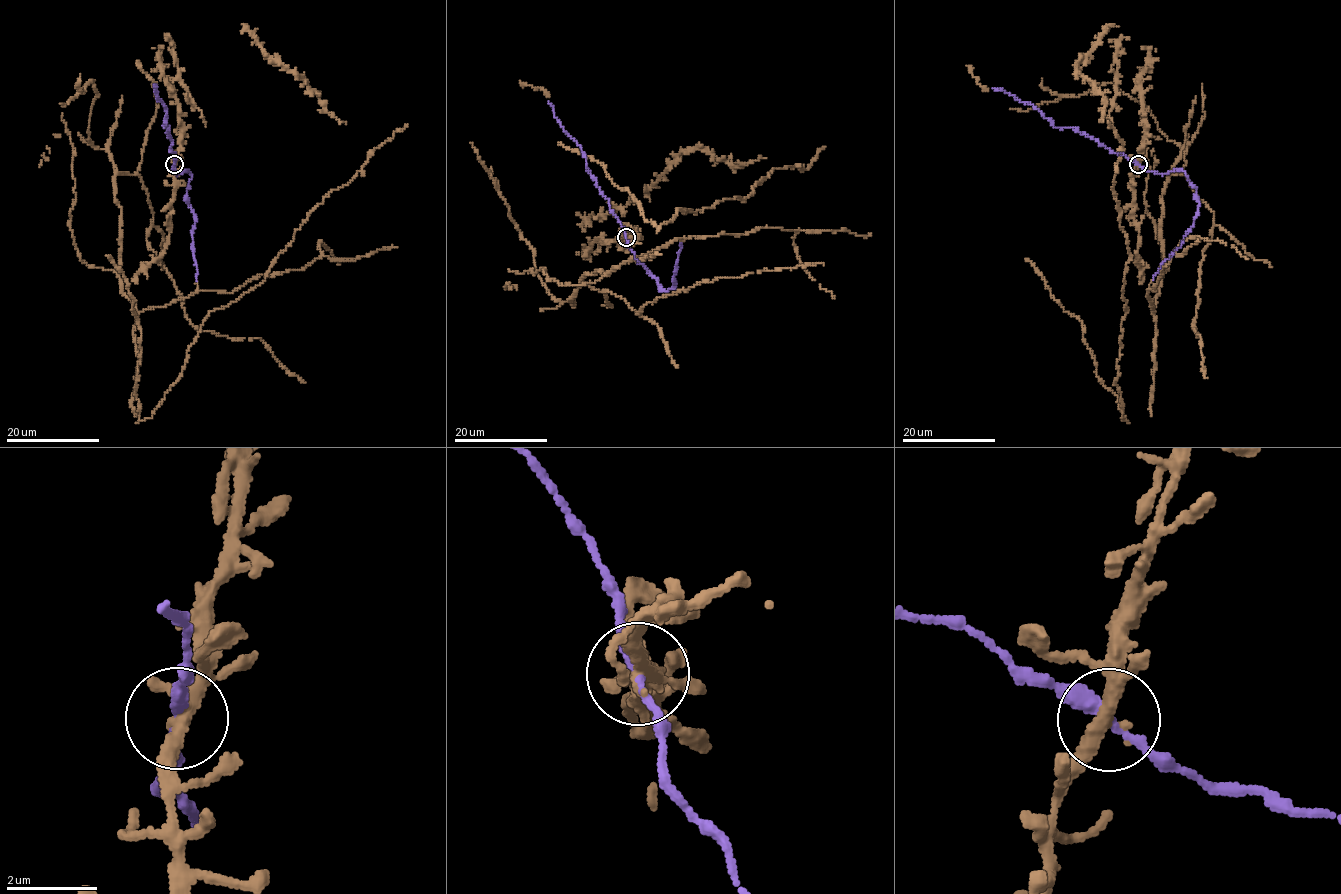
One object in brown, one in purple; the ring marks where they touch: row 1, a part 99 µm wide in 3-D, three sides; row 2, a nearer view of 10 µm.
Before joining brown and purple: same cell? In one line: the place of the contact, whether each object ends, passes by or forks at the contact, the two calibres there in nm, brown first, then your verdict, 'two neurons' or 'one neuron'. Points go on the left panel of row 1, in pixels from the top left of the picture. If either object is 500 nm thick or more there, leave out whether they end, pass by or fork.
at (174, 164); brown passes by; purple passes by; 360 nm thick on the brown side, 240 nm on the other; one neuron

